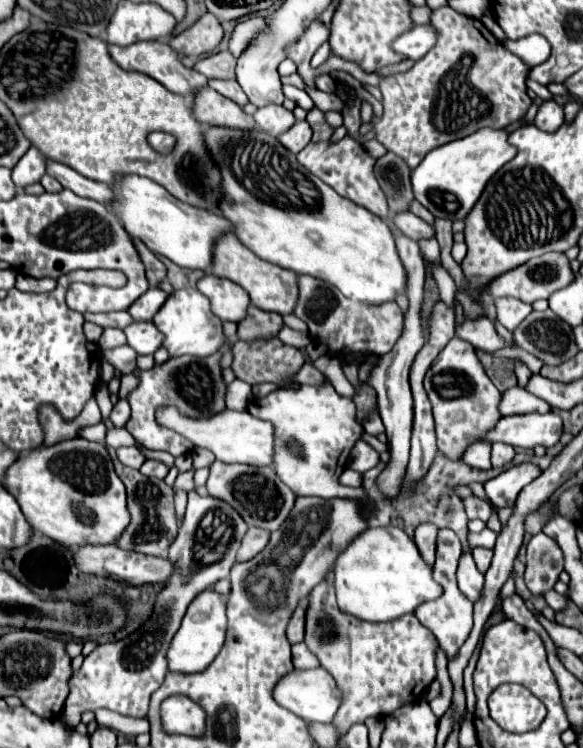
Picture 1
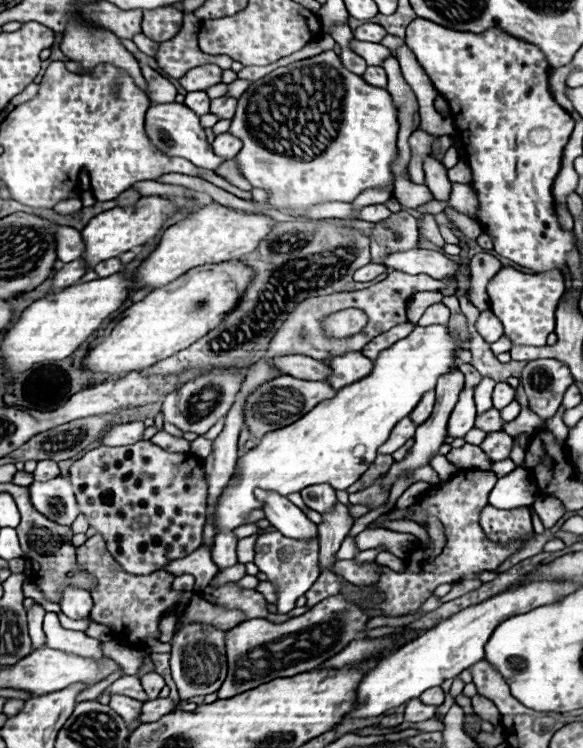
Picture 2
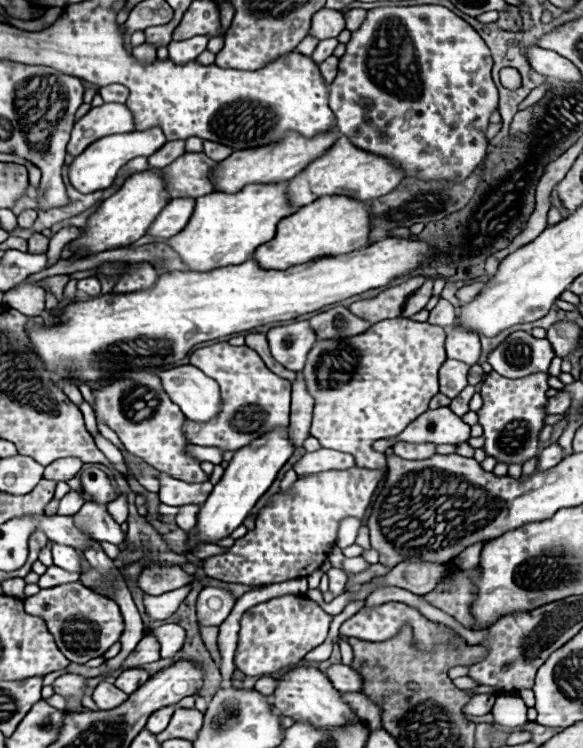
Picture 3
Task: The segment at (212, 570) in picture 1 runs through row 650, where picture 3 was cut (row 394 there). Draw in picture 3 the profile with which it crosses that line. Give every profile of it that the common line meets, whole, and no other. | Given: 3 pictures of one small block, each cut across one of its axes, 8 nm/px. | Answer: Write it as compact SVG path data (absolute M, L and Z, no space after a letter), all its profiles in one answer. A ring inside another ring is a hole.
M132 370L106 386L92 388L92 394L94 394L96 418L106 422L118 434L118 438L122 440L122 444L130 454L144 458L156 470L166 472L178 480L184 482L208 480L208 474L202 472L200 462L184 454L184 446L188 446L182 434L184 414L168 398L168 394L164 394L158 376L144 370Z

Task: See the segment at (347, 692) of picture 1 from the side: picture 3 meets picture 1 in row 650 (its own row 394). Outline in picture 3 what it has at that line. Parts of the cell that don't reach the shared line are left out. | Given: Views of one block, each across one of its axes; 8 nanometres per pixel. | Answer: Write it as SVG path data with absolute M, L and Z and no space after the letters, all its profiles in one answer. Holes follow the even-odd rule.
M392 318L376 322L360 336L344 340L320 340L308 354L304 366L304 380L308 392L314 396L314 418L310 436L318 438L322 448L348 452L356 458L360 468L384 468L386 456L372 452L372 444L380 438L398 436L412 420L428 410L432 396L438 394L438 370L446 360L444 352L446 332L428 322L414 322L410 318Z

